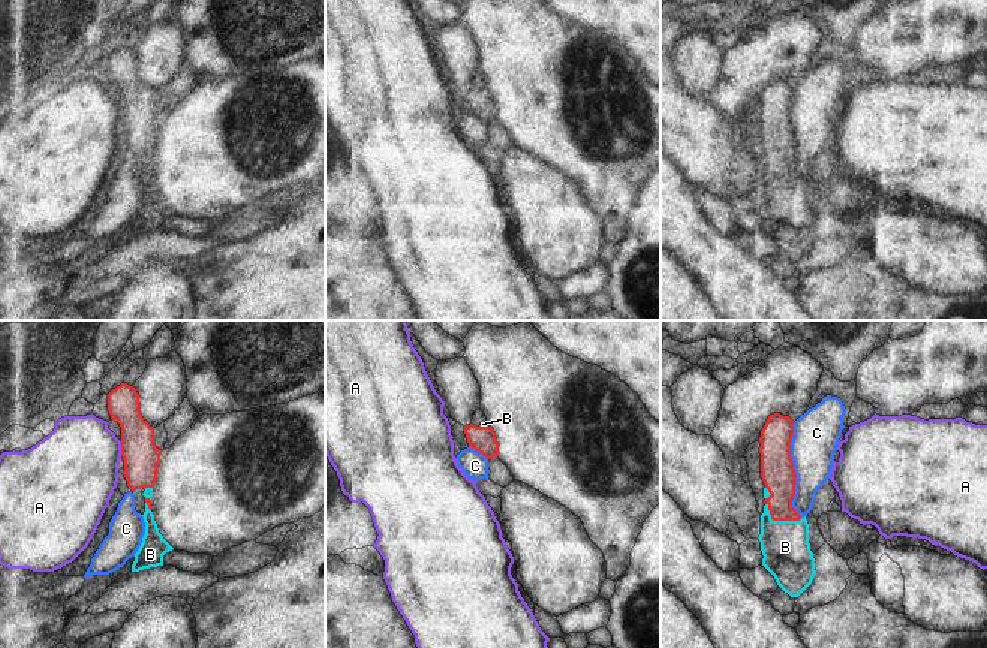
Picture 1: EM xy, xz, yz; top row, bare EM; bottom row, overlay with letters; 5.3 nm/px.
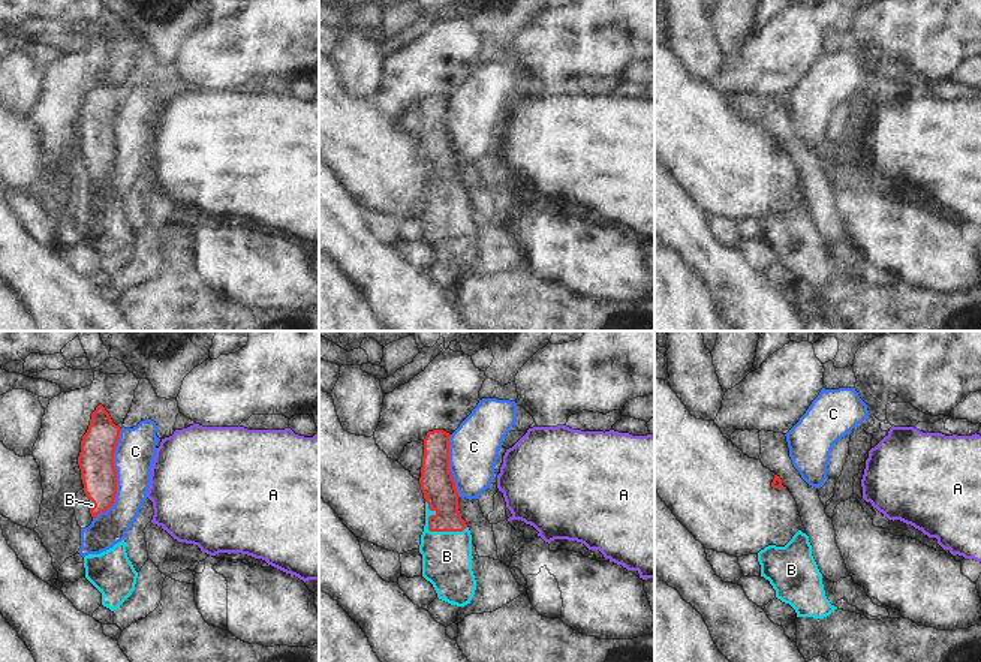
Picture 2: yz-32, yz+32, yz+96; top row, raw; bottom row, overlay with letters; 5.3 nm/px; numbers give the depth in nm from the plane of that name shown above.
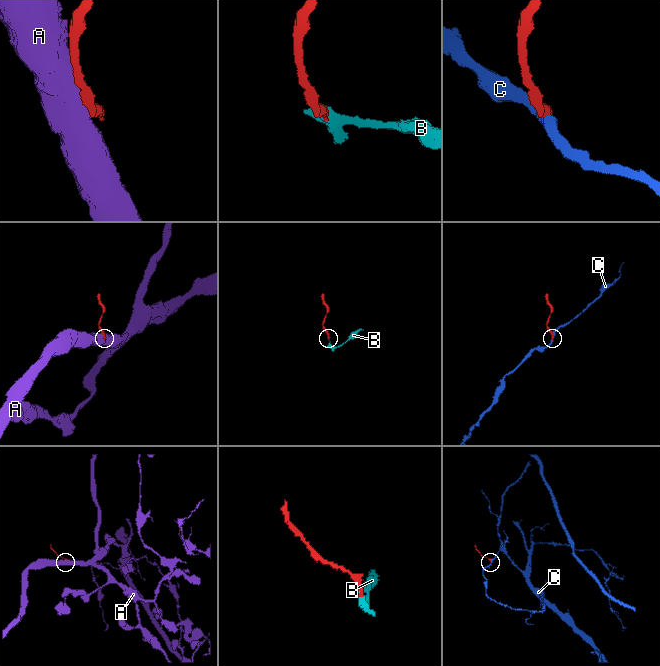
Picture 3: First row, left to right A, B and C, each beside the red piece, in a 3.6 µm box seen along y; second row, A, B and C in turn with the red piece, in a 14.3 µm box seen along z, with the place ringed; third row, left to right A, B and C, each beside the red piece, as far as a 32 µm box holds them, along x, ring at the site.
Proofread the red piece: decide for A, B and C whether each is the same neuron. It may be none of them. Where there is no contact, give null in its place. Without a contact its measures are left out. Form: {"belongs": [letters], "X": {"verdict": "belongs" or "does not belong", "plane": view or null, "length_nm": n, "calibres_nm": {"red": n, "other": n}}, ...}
{"belongs": ["B"], "A": {"verdict": "does not belong", "plane": "xy", "length_nm": 80, "calibres_nm": {"red": 190, "other": 440}}, "B": {"verdict": "belongs", "plane": "yz", "length_nm": 220, "calibres_nm": {"red": 180, "other": 260}}, "C": {"verdict": "does not belong", "plane": "yz", "length_nm": 500, "calibres_nm": {"red": 180, "other": 240}}}

